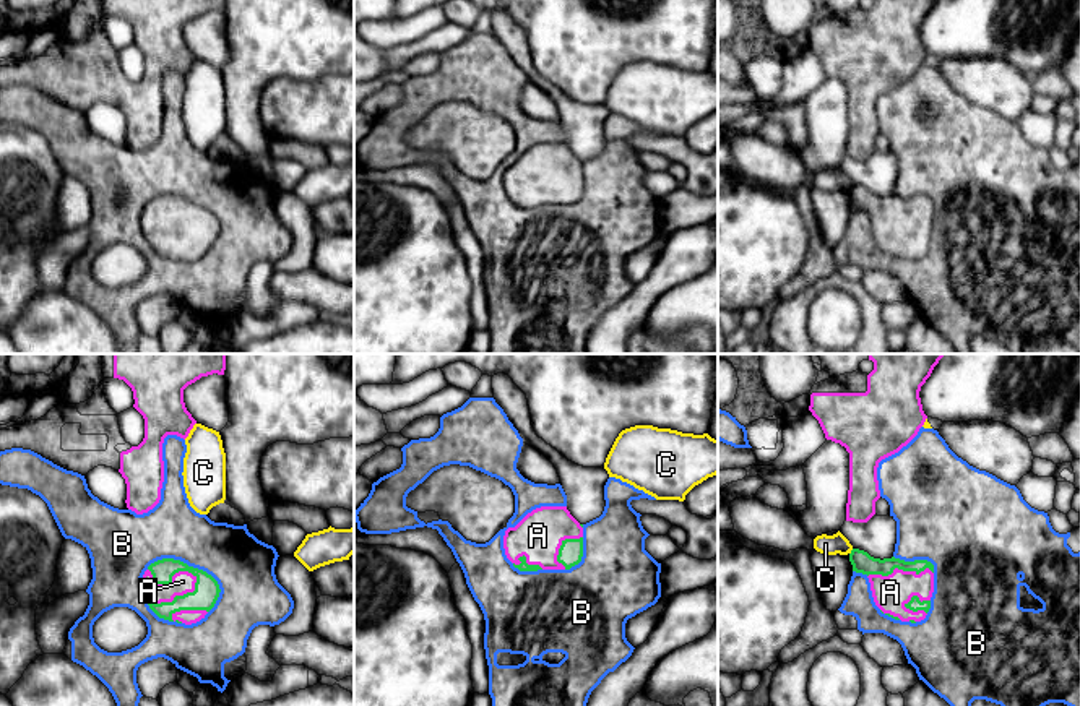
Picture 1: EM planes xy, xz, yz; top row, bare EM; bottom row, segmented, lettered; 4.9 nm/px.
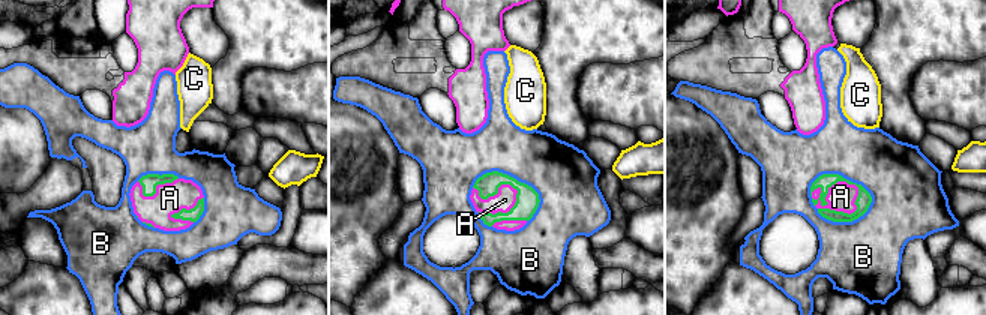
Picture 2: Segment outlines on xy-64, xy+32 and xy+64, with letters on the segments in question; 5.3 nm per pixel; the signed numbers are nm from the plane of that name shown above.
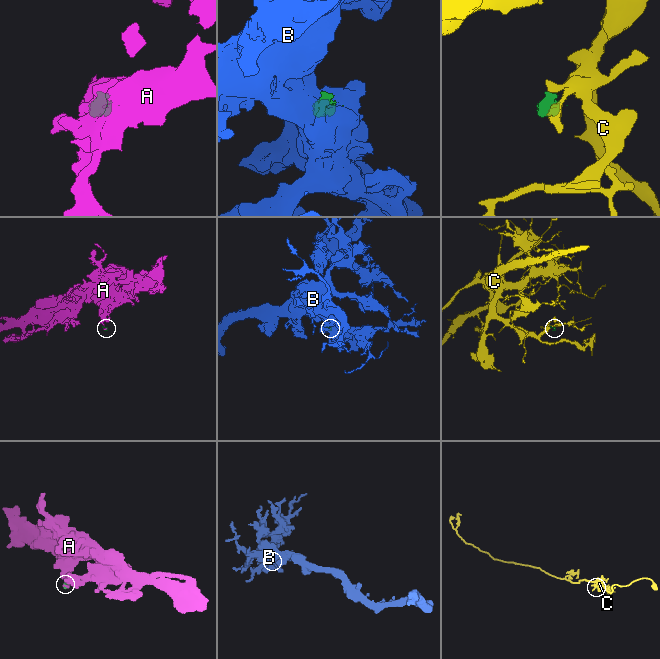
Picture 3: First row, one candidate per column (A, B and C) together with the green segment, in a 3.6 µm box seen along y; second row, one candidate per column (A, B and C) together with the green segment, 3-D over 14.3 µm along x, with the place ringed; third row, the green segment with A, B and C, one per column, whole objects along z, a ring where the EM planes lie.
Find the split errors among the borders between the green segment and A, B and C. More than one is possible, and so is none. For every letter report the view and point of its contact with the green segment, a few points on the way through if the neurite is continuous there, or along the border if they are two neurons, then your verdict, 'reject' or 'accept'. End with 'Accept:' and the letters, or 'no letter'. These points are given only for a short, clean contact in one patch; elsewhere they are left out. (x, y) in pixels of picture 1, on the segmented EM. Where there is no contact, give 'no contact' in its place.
A: meets green in xy at (172, 575); accept
B: meets green in xy at (187, 565); reject
C: meets green in yz at (851, 552); border along yz (853, 549), (850, 554); reject
Accept: A

